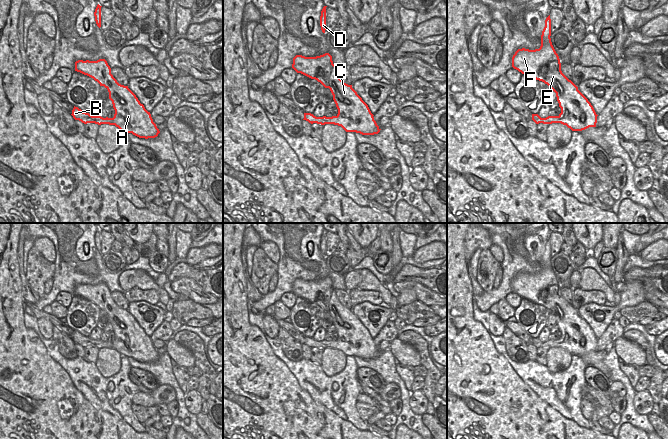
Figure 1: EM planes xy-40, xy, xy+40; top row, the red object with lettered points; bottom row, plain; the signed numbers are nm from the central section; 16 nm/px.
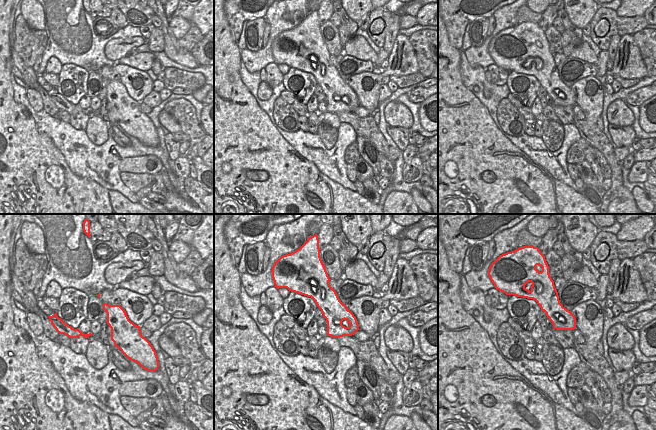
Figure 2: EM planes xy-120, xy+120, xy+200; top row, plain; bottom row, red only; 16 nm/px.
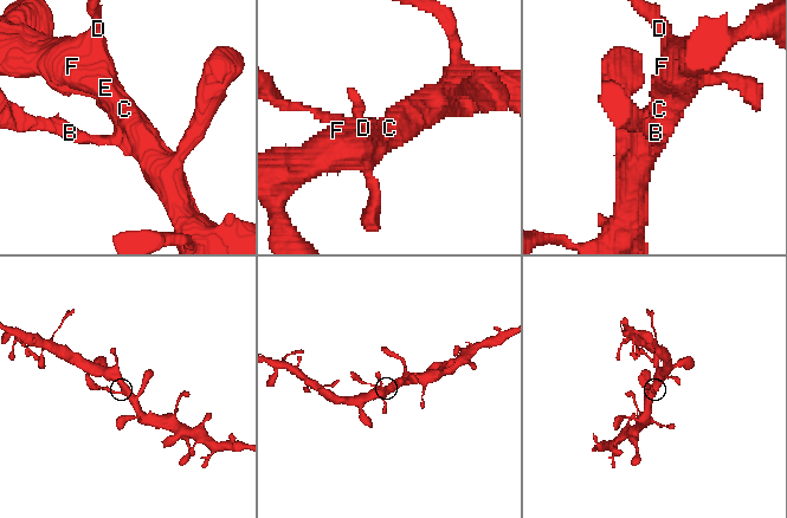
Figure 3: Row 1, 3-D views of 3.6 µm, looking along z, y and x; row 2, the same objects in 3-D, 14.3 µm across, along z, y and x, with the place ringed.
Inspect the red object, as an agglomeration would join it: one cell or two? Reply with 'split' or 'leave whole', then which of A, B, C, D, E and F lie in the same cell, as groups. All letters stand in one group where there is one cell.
leave whole; groups A B C D E F

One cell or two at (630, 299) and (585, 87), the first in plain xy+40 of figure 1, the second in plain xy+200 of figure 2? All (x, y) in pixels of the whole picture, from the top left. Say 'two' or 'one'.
one

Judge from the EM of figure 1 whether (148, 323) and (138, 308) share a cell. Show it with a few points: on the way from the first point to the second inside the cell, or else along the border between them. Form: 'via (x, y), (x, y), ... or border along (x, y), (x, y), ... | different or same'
via (144, 320), (139, 312) | same

